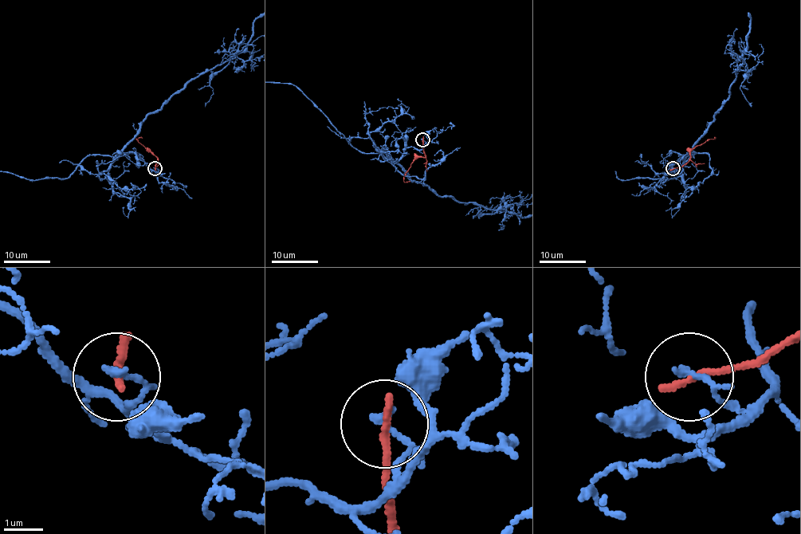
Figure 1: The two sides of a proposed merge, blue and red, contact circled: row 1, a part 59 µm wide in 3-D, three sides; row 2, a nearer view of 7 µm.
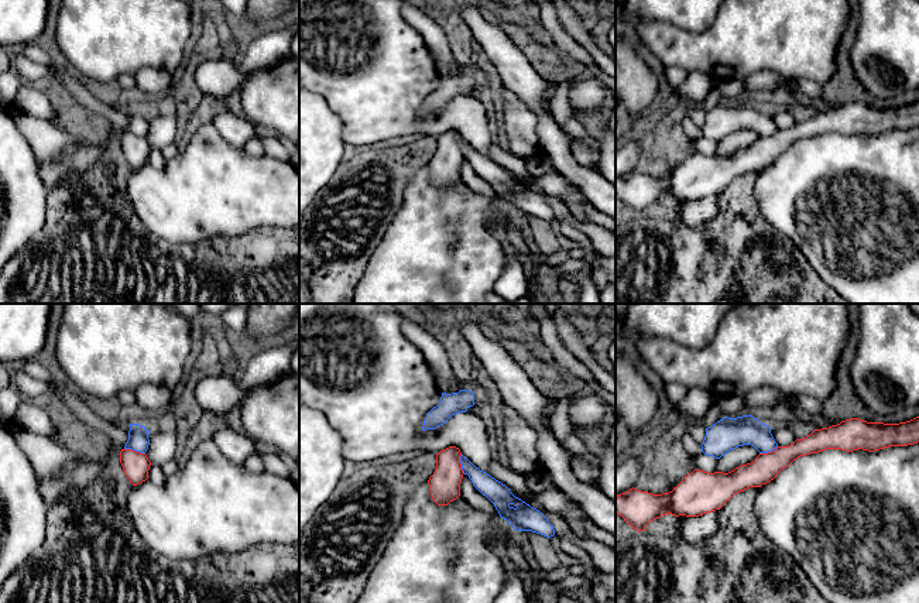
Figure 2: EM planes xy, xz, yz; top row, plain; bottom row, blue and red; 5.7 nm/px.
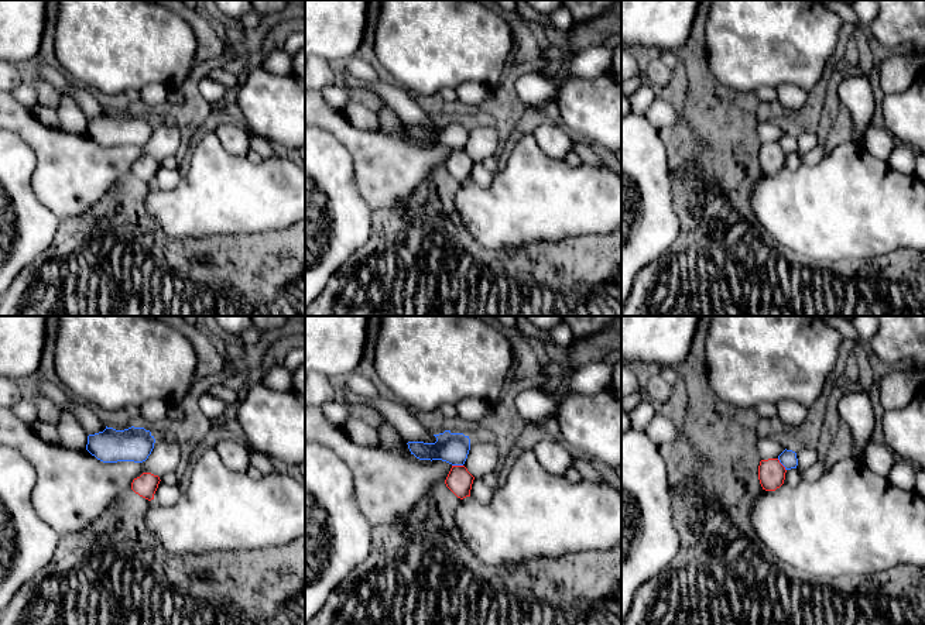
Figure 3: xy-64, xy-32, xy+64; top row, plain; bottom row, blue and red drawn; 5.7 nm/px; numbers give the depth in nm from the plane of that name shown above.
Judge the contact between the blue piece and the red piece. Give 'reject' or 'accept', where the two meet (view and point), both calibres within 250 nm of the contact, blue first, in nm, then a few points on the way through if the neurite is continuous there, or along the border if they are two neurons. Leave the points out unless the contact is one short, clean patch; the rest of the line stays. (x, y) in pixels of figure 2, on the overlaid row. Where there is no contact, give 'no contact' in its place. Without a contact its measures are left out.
reject | xy (134, 449) | 120/150 nm | along xy (124, 448), (144, 454)

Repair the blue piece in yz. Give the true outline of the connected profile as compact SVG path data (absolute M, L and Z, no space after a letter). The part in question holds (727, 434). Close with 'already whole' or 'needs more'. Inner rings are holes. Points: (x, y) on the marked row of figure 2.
M752 415L724 417L706 428L706 436L700 446L704 455L720 459L743 445L751 445L759 453L768 453L778 448L771 428Z | already whole

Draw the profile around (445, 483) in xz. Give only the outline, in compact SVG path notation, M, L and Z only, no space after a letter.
M449 446L436 453L436 469L428 484L438 506L448 506L460 496L460 483L464 474L460 456L462 452L456 446Z

